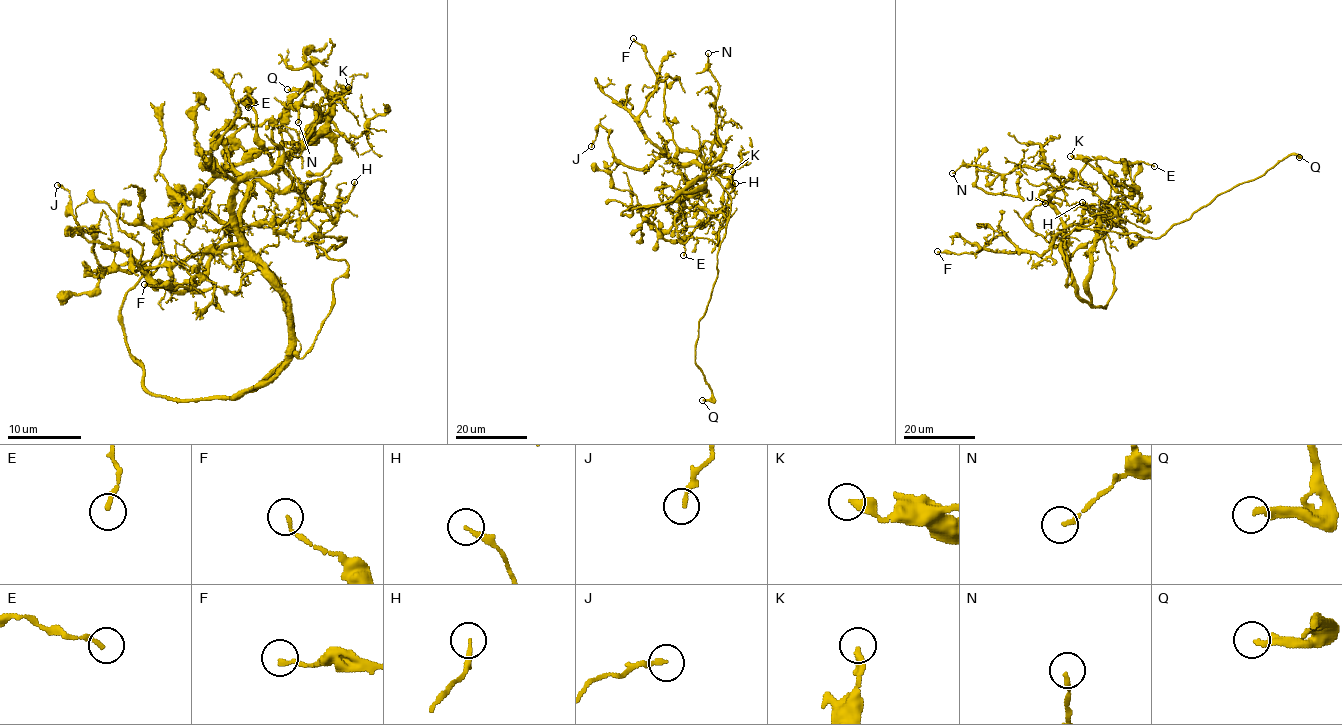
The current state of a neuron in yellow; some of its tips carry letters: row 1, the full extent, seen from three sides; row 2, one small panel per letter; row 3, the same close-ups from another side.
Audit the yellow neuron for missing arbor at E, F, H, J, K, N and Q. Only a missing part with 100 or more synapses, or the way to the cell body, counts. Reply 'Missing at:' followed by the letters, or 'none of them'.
Missing at: Q

